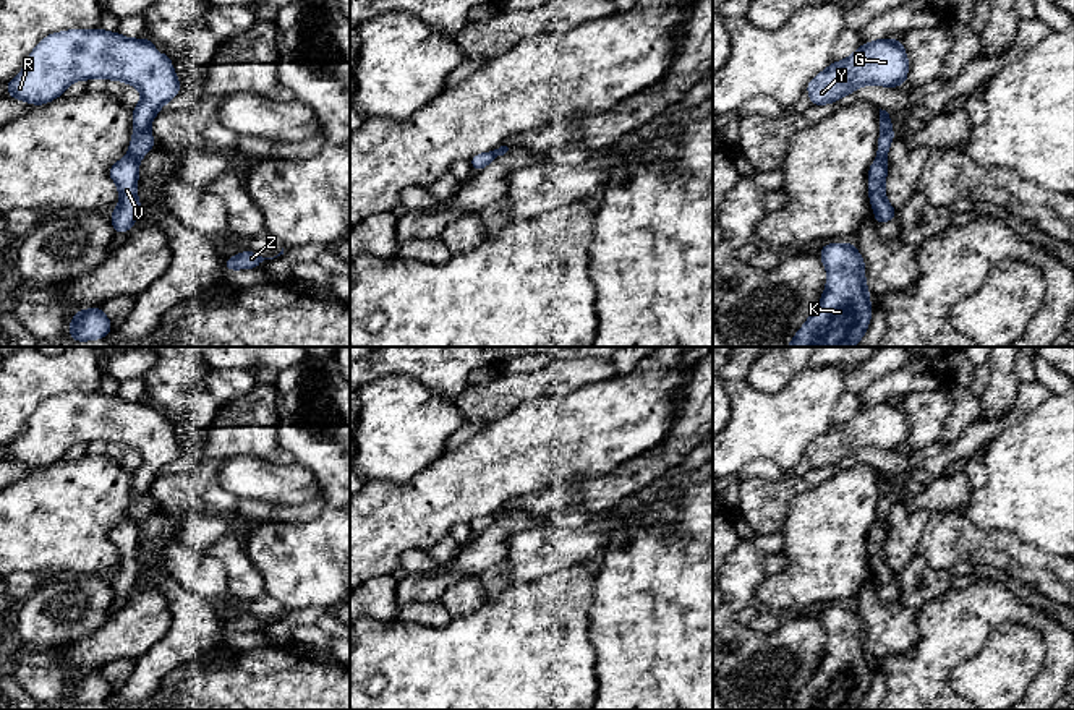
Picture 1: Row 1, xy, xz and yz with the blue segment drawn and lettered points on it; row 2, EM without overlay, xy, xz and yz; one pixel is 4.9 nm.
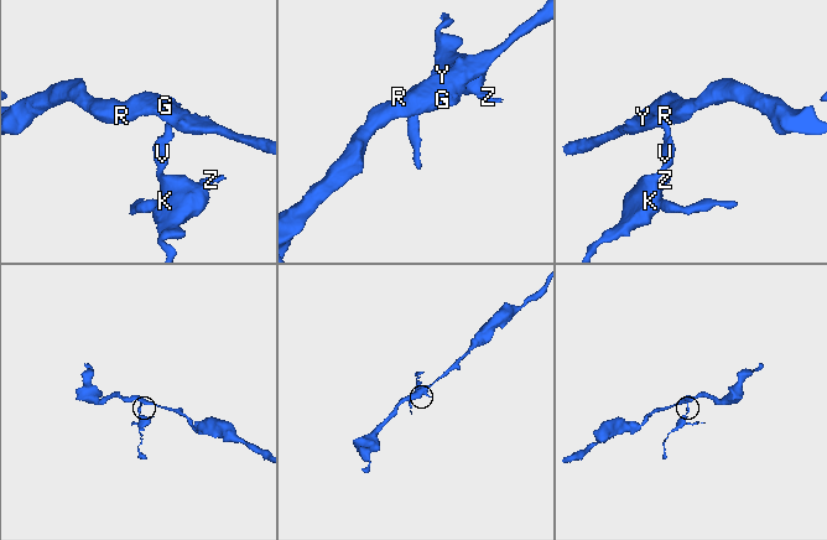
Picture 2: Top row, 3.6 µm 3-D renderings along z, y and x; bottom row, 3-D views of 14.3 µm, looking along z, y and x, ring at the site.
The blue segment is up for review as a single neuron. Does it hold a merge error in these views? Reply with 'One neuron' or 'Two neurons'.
Two neurons

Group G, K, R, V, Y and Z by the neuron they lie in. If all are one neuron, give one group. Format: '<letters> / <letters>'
G R Y / K V Z

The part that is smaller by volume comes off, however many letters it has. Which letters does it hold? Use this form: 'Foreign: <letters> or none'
Foreign: K, V, Z

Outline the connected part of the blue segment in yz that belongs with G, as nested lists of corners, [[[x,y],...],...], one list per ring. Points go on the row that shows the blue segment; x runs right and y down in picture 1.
[[[889,37],[860,45],[849,58],[833,62],[808,84],[812,105],[826,105],[865,84],[904,86],[909,60],[901,41]]]

